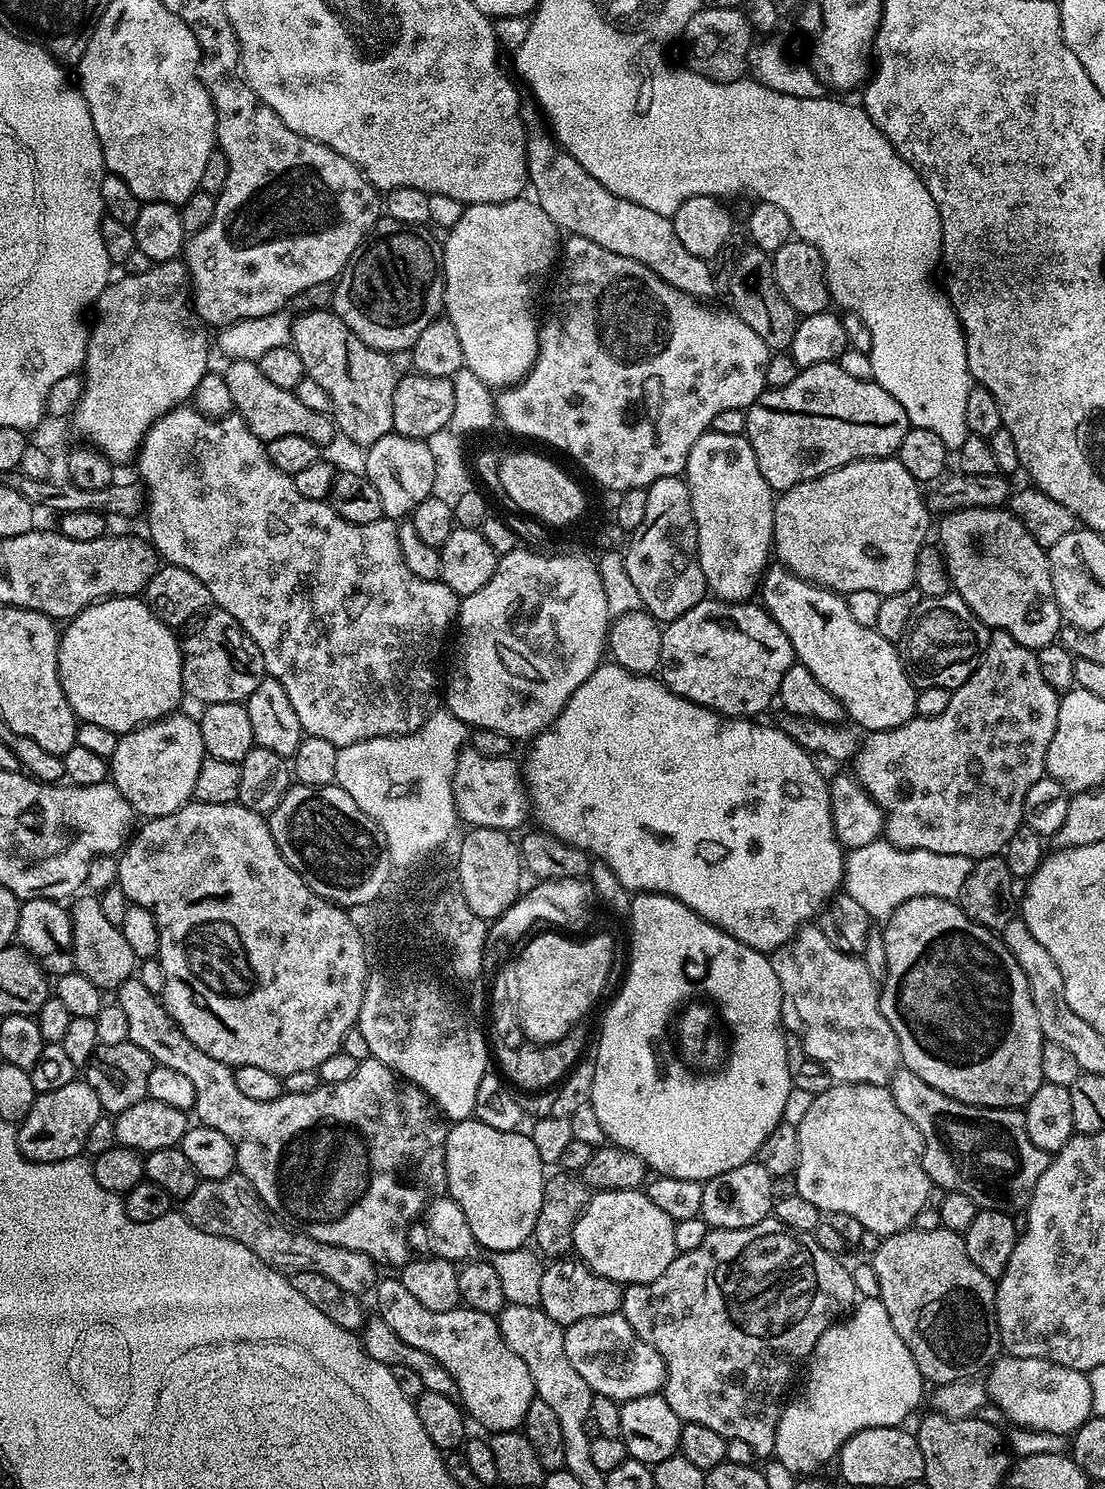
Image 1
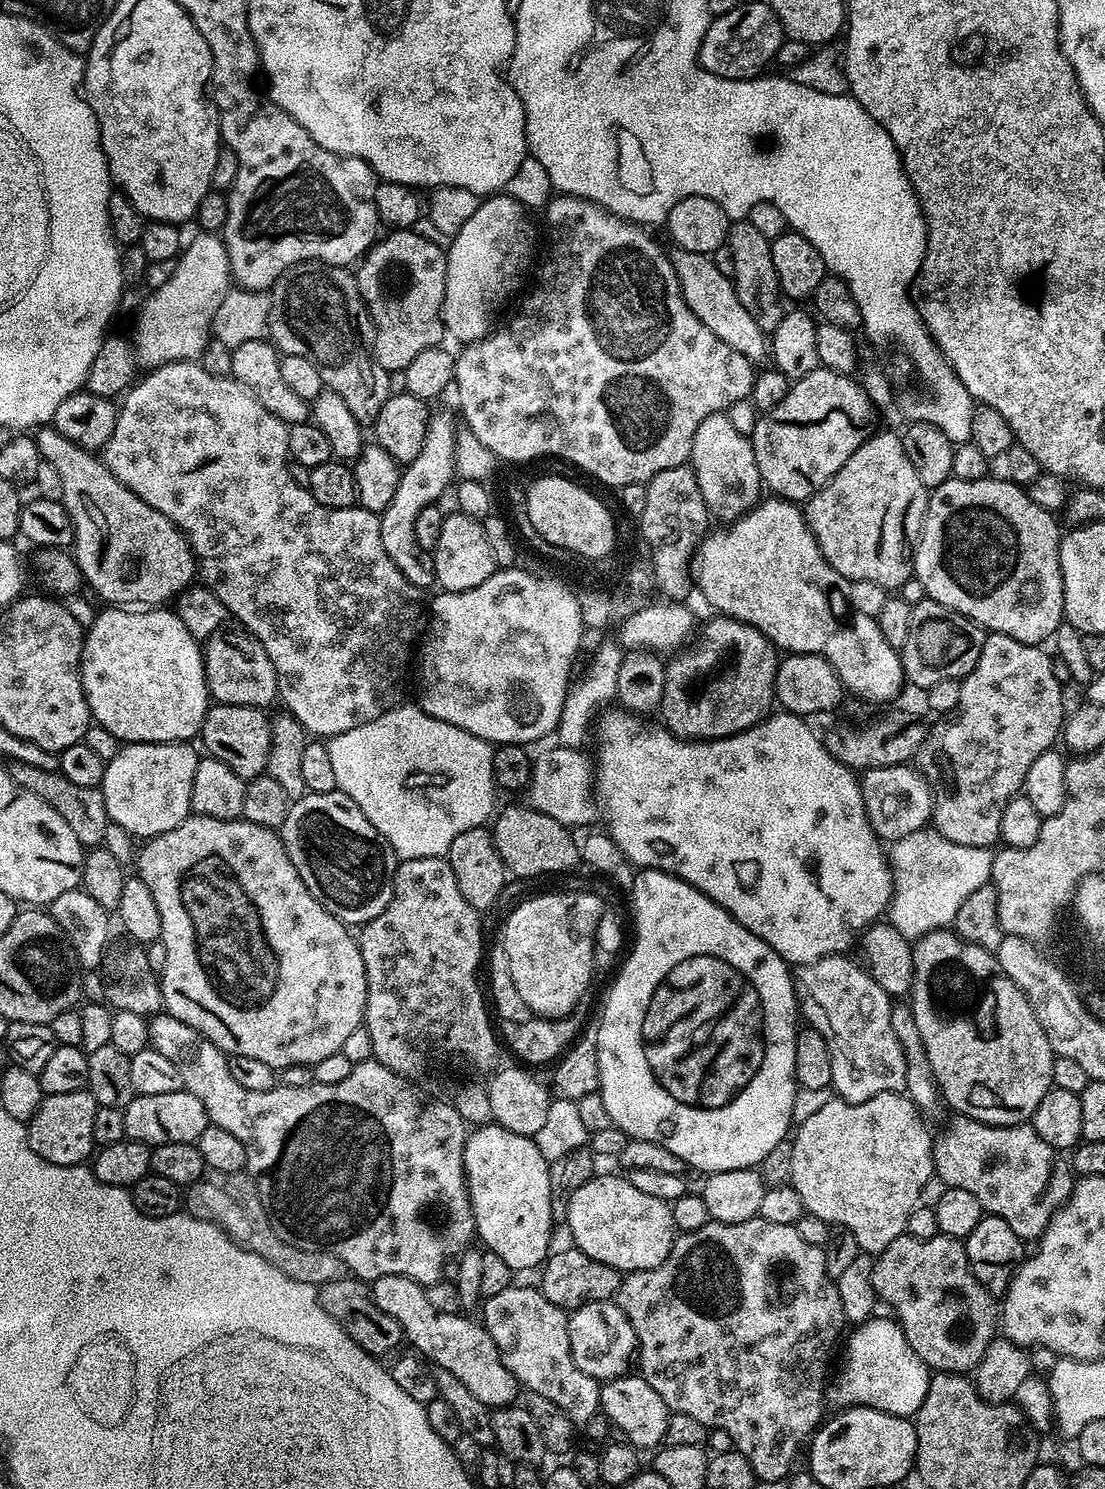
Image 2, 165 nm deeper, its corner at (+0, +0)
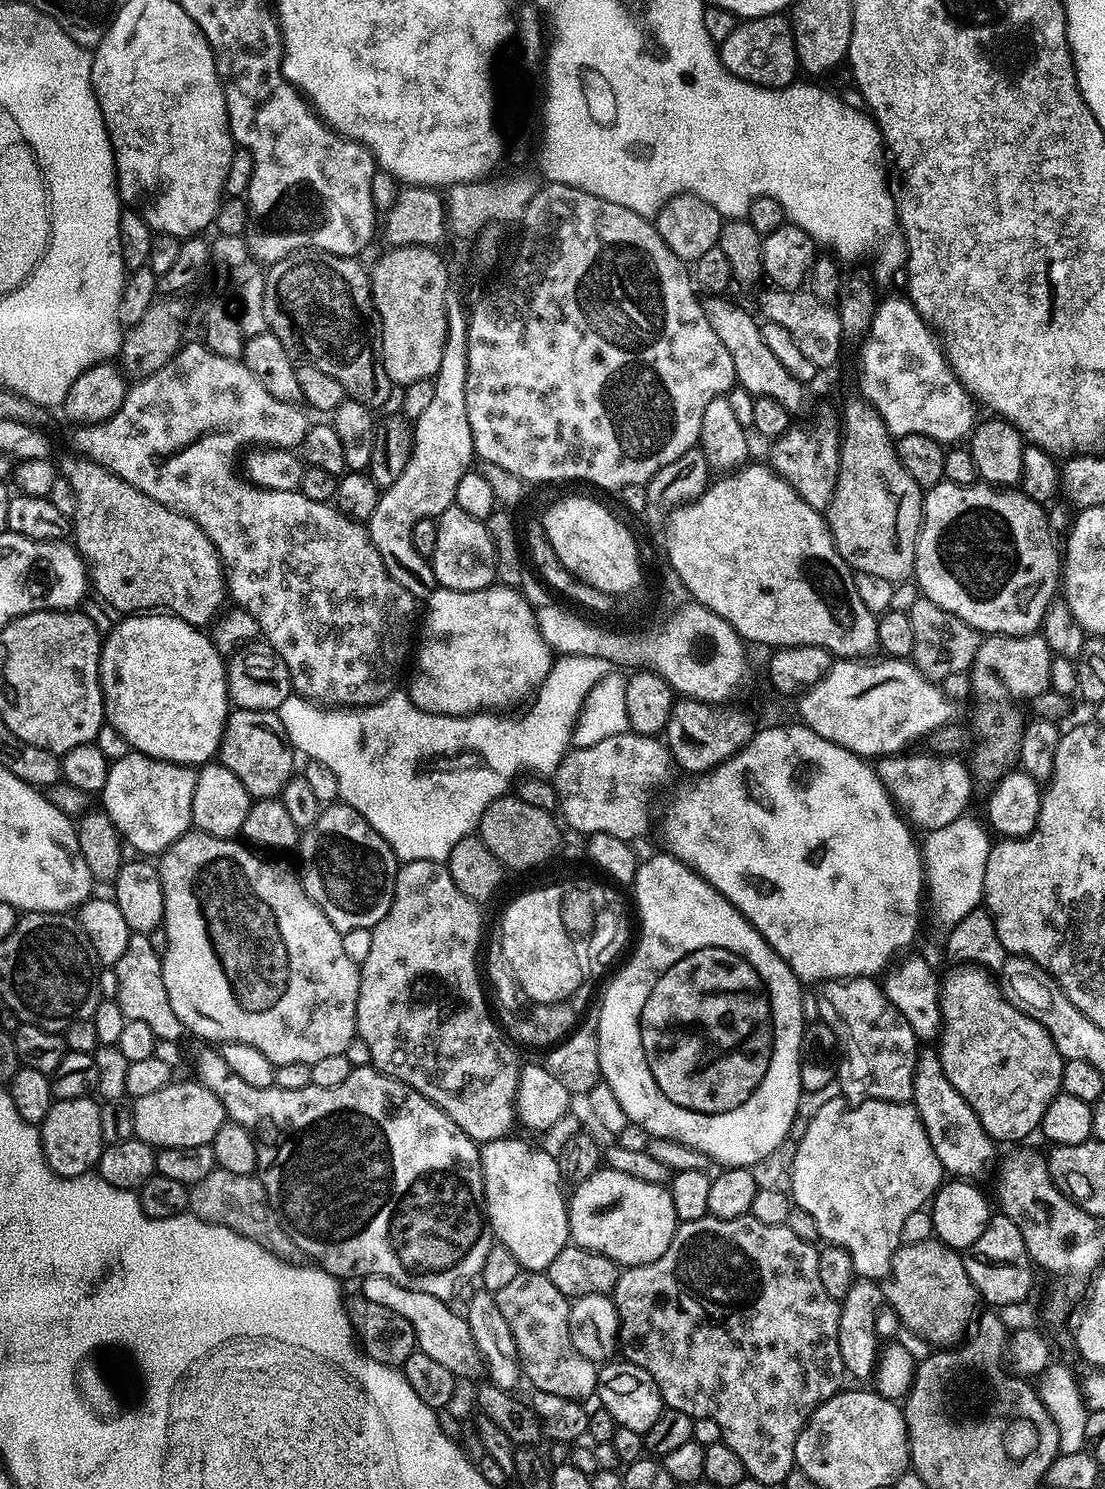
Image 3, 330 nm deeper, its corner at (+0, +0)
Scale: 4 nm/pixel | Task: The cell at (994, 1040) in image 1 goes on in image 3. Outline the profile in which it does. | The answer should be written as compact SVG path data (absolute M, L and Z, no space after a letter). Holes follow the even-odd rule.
M968 966L952 971L956 972L943 977L940 989L942 1033L938 1040L938 1055L942 1070L994 1141L1024 1140L1039 1129L1046 1106L1061 1091L1065 1059L1058 1054L1058 1046L1054 1046L1044 1027L1017 1010L987 971Z

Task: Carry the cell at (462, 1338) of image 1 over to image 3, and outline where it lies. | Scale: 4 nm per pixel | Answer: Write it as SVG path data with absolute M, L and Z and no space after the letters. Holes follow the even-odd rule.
M366 1276L359 1281L359 1291L370 1302L378 1302L378 1306L387 1306L394 1310L394 1314L402 1314L406 1322L410 1322L416 1331L416 1347L421 1352L430 1354L446 1370L450 1370L458 1378L464 1376L476 1376L485 1371L484 1361L480 1359L480 1351L474 1346L474 1338L470 1334L470 1326L467 1319L454 1310L450 1310L447 1303L430 1294L422 1294L418 1290L410 1290L398 1286L390 1278L381 1276Z

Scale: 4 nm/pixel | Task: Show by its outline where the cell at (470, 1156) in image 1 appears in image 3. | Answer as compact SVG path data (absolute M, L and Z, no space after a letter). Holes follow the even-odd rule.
M494 1140L480 1148L480 1161L484 1175L484 1206L490 1231L499 1243L504 1244L514 1258L518 1258L521 1269L529 1272L544 1272L554 1262L558 1250L569 1243L568 1206L566 1192L560 1189L562 1177L556 1158L544 1152L543 1147L527 1144L524 1140Z

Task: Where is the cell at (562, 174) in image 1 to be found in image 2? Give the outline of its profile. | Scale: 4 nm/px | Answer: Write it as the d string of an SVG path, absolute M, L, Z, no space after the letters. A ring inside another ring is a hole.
M673 247L670 255L680 283L680 292L698 322L702 322L702 326L707 326L709 330L714 330L714 334L718 334L718 338L722 338L722 342L726 342L730 350L738 350L738 354L742 354L747 360L767 361L770 356L769 337L759 328L750 310L738 300L733 277L722 274L722 270L714 266L711 255L703 256L678 247Z

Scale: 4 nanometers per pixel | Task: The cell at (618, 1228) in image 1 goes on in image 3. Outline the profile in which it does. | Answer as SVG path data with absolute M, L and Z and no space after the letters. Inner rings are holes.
M601 1166L571 1191L567 1201L571 1243L630 1268L649 1264L666 1254L678 1221L672 1193L664 1184L641 1182L630 1178L630 1174Z

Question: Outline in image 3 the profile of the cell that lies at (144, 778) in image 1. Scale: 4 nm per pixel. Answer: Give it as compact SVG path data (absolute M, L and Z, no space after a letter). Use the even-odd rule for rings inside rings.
M129 751L126 758L118 758L109 763L106 786L102 793L102 799L104 799L102 808L108 813L108 817L114 822L117 830L120 831L123 843L129 849L137 848L140 851L137 853L140 854L152 854L148 852L163 854L167 852L175 840L188 835L192 828L196 774L195 767L155 760L134 751Z

